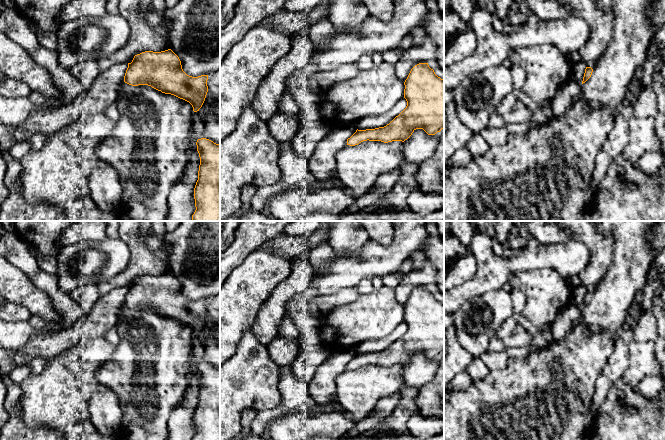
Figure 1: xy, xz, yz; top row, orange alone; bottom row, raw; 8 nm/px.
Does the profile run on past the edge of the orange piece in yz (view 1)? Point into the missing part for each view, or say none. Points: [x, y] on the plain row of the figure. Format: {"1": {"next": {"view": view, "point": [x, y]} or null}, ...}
{"1": {"next": null}}

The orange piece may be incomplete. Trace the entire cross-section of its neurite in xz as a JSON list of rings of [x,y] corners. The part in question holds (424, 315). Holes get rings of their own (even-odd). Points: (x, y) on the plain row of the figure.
[[[428,287],[415,289],[404,306],[404,322],[406,332],[384,351],[366,354],[356,354],[347,363],[347,369],[355,370],[363,365],[392,365],[407,364],[416,353],[423,353],[428,359],[435,359],[444,352],[444,304],[438,301]]]

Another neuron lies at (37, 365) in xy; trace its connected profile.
[[[35,358],[30,363],[30,375],[42,373],[50,358]]]

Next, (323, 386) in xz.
[[[354,348],[344,350],[332,350],[329,358],[317,367],[316,372],[309,383],[309,391],[311,396],[314,398],[316,404],[328,404],[335,399],[337,391],[337,378],[347,369],[347,363],[350,362],[357,352]]]

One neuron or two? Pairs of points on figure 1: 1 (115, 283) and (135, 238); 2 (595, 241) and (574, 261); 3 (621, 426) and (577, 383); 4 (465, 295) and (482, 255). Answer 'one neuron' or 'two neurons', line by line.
1: one neuron
2: two neurons
3: two neurons
4: one neuron

